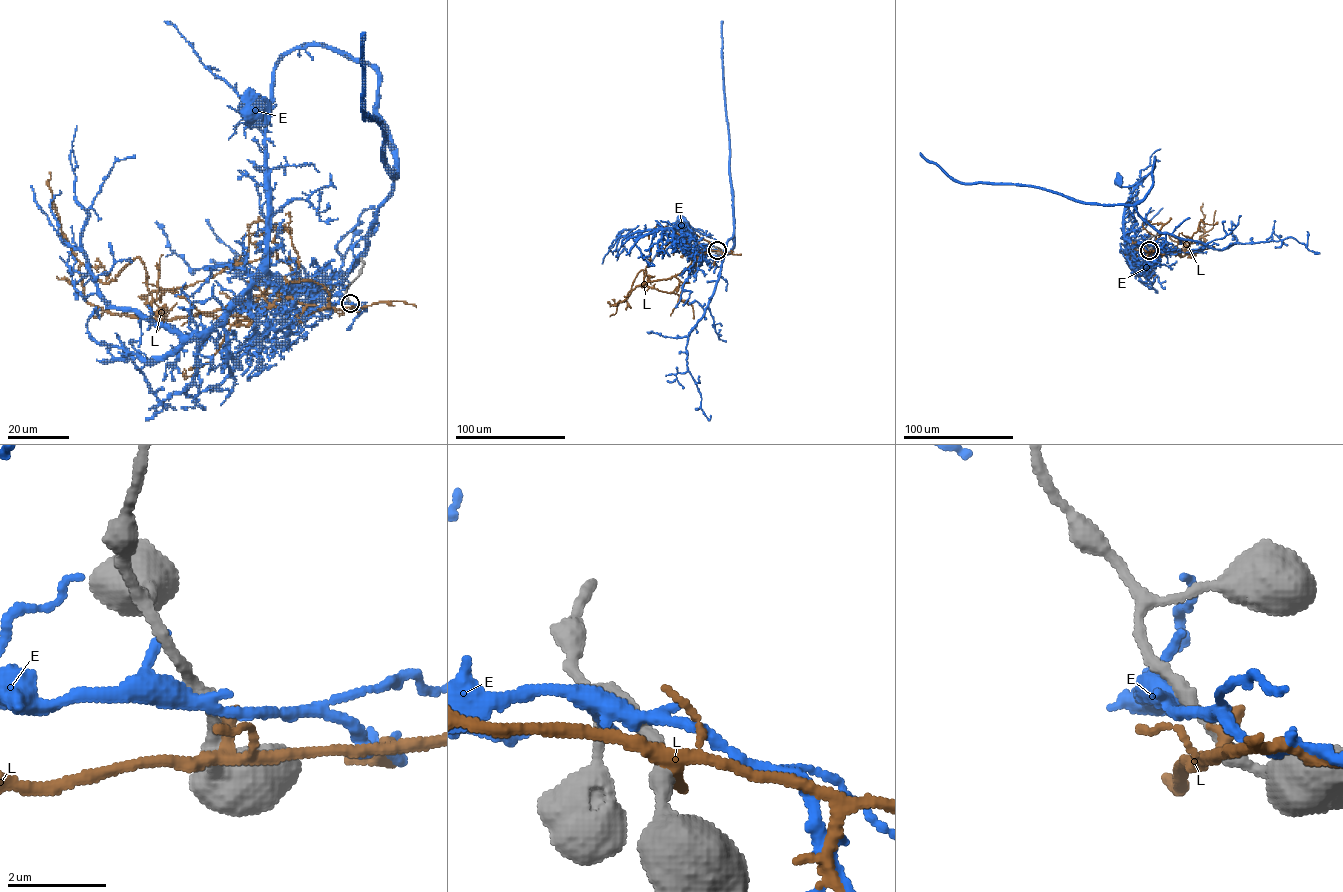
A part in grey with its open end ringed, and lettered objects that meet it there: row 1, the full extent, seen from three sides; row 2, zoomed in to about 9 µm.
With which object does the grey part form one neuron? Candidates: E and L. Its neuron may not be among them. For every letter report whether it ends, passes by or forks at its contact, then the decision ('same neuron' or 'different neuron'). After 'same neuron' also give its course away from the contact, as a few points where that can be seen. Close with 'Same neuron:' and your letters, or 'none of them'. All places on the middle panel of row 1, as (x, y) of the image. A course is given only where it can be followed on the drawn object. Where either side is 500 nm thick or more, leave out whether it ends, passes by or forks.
E: it forks there; same neuron; it runs (717, 250), (703, 249), (687, 224), (688, 240), (680, 220)
L: it forks there; different neuron
Same neuron: E

